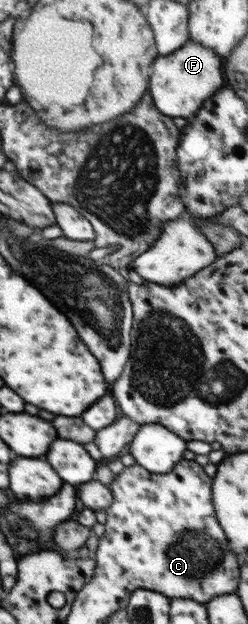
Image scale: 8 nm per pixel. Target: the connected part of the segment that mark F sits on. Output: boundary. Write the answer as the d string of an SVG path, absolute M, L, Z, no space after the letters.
M190 40L179 50L156 59L157 67L153 67L153 99L156 107L171 117L194 117L204 104L213 98L223 87L221 75L221 59L213 49Z

